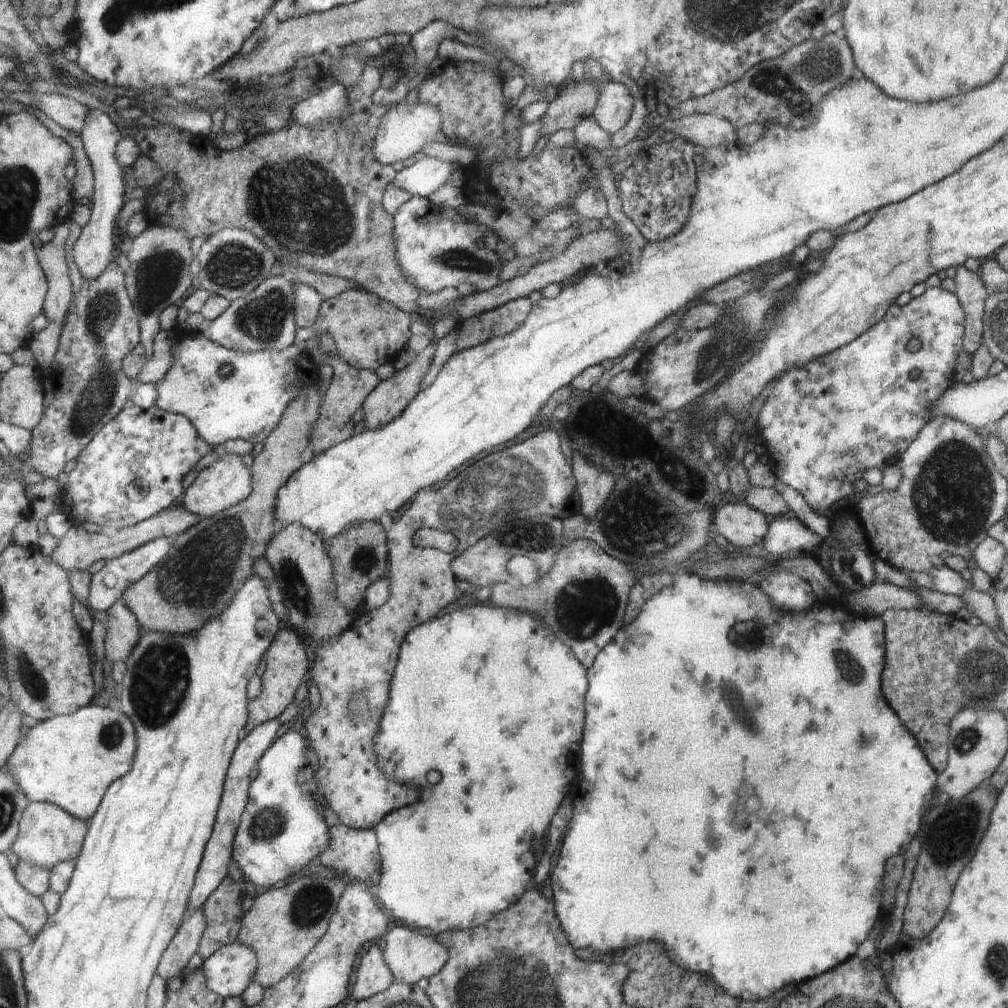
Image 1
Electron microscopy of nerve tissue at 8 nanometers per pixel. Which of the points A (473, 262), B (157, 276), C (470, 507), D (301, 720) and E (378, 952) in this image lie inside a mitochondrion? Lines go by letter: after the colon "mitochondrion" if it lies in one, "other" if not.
A: mitochondrion
B: mitochondrion
C: mitochondrion
D: other
E: other

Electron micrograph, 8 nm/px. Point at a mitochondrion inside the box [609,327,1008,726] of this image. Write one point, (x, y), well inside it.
(953, 496)

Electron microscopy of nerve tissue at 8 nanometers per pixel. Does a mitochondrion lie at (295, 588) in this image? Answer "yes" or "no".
yes

